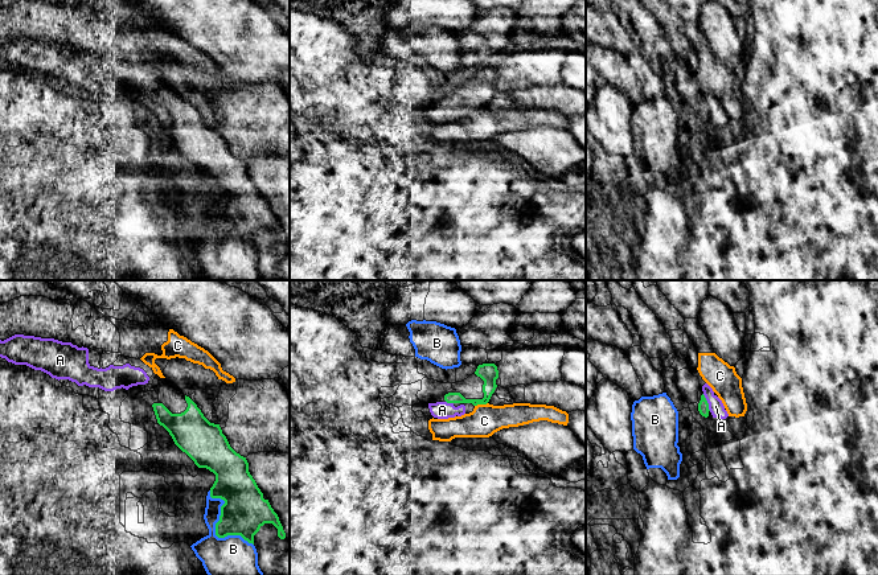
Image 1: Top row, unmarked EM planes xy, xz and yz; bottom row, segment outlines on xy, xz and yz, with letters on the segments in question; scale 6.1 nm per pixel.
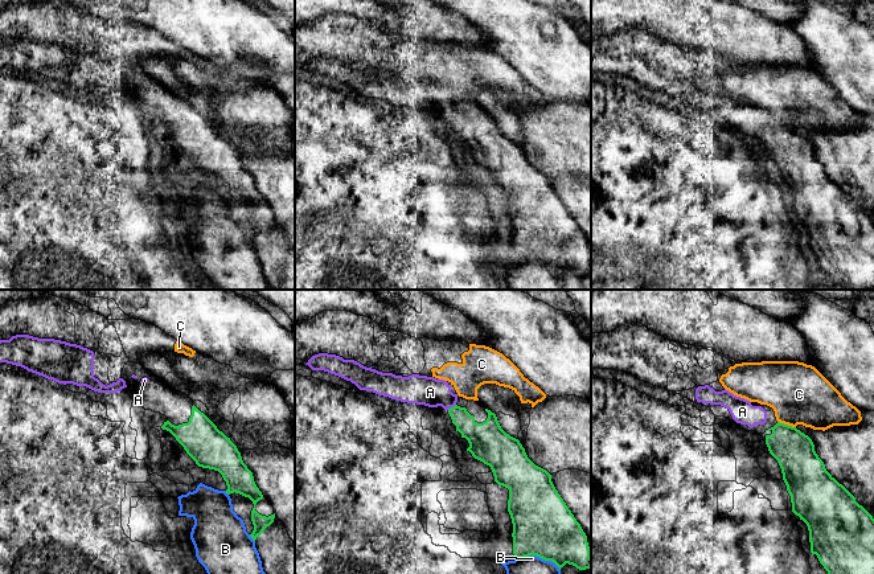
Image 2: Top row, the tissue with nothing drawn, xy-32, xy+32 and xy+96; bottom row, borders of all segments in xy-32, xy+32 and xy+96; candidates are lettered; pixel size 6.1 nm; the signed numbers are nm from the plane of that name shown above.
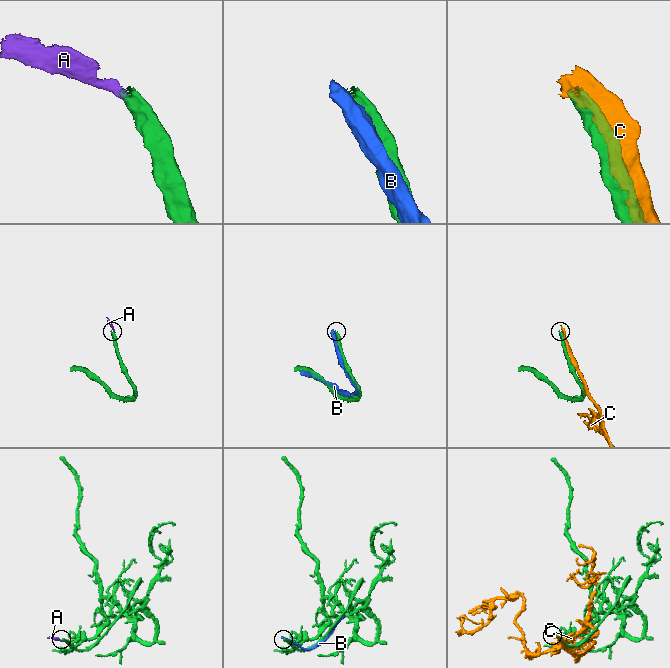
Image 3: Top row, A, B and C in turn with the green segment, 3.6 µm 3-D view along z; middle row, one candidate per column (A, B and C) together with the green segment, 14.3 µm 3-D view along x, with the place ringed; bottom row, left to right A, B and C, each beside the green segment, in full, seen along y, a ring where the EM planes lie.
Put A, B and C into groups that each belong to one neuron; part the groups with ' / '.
A / B / C

